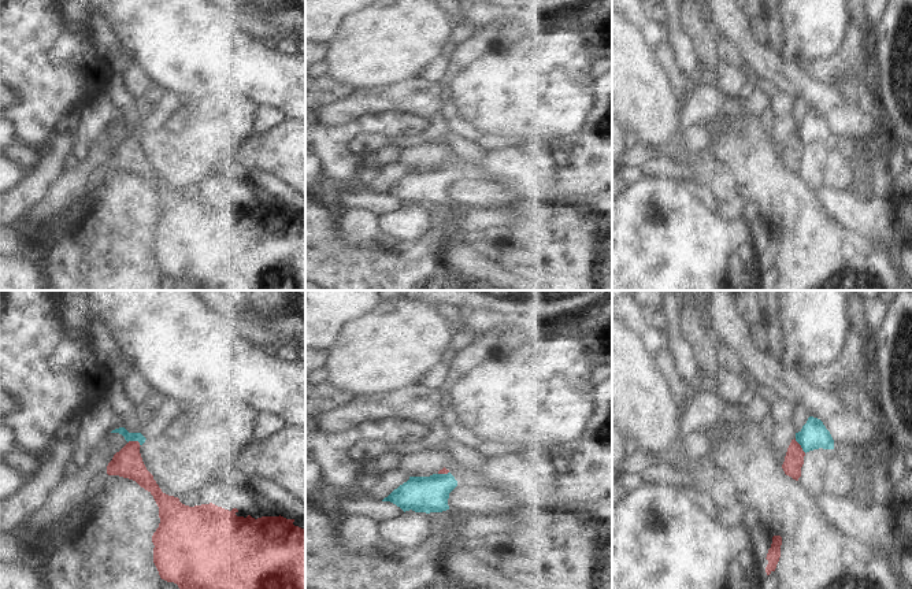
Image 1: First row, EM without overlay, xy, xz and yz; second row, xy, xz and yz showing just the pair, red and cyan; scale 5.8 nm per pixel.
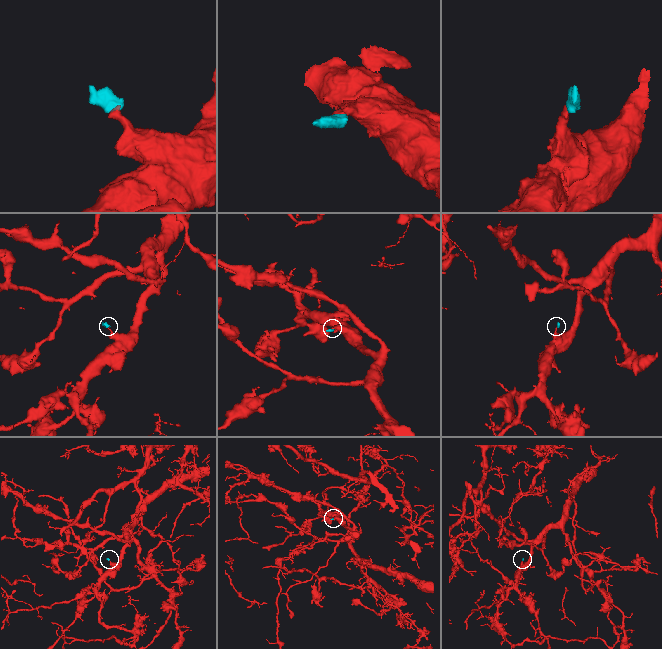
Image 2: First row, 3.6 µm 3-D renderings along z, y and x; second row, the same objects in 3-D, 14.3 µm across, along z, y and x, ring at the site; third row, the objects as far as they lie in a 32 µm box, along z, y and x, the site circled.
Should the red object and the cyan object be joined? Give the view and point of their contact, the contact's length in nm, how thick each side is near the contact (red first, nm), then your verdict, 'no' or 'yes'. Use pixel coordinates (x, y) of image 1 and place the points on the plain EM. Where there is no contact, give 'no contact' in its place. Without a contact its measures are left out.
contact xy (134, 134); length 80 nm; calibres 170 and 50 nm; no

